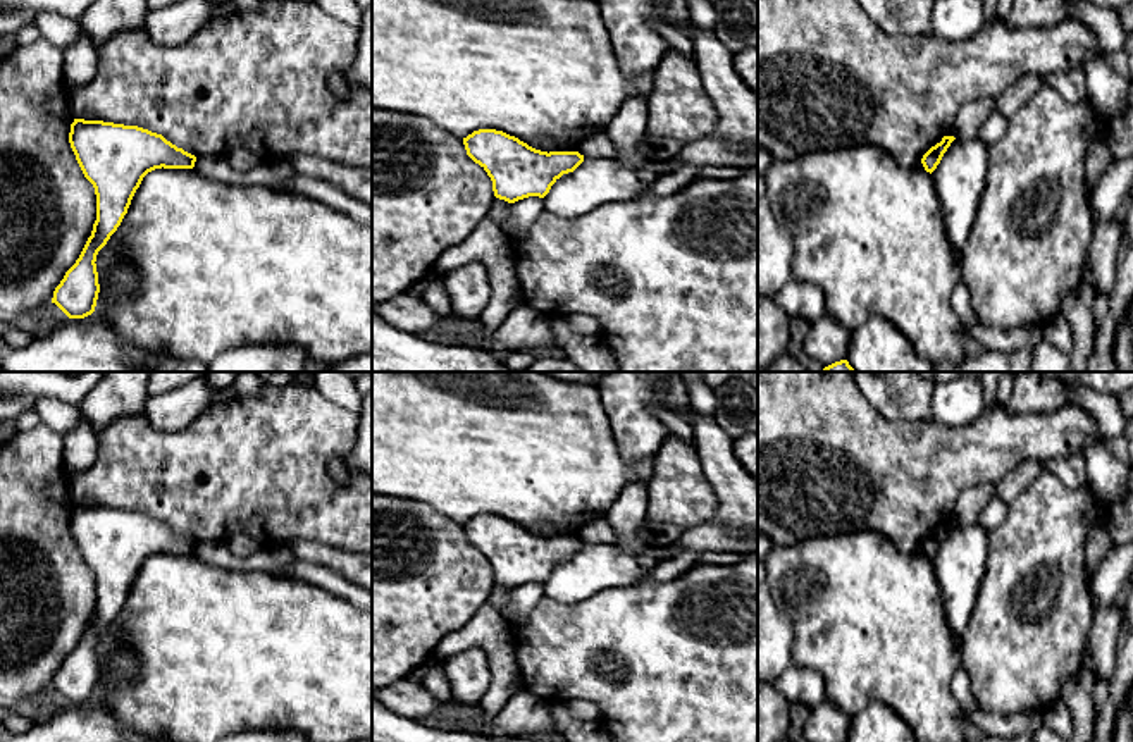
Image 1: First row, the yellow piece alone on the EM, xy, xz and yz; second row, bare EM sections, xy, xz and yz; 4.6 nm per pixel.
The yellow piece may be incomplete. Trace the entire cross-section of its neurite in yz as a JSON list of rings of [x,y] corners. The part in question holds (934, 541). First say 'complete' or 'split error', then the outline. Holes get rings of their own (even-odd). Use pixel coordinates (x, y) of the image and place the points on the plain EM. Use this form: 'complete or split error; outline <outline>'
complete; outline [[[944,522],[940,529],[937,529],[935,532],[932,532],[921,544],[921,549],[925,553],[926,558],[933,558],[937,554],[937,551],[940,549],[944,539],[947,537],[947,534],[950,532],[950,529],[954,527],[954,522]]]

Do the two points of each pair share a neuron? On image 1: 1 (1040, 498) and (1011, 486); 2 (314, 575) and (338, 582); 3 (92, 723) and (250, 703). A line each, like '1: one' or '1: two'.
1: two
2: one
3: two

